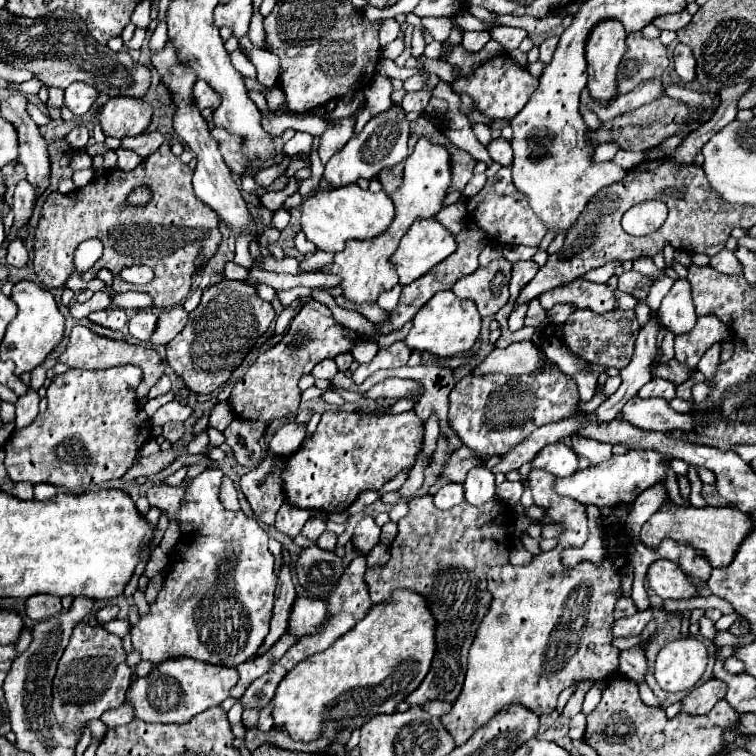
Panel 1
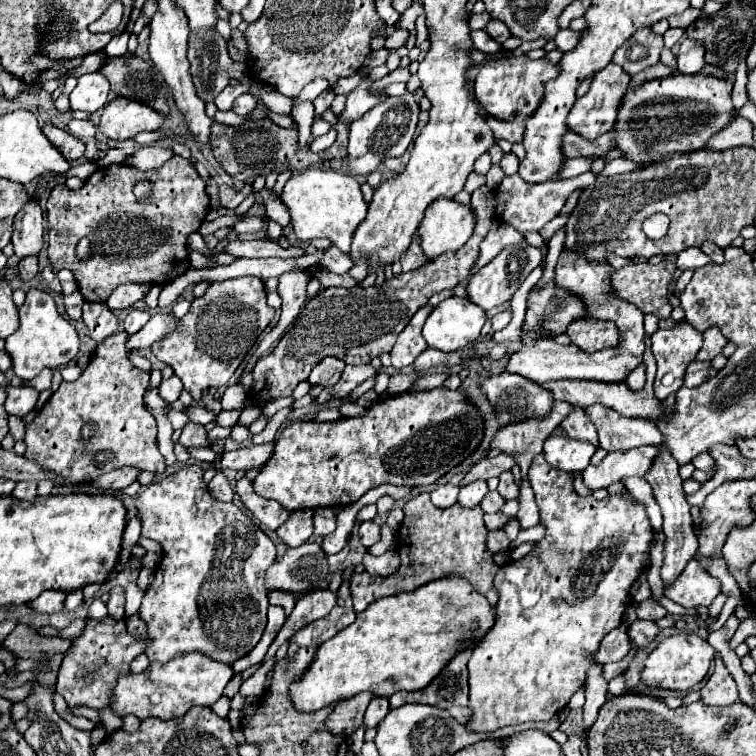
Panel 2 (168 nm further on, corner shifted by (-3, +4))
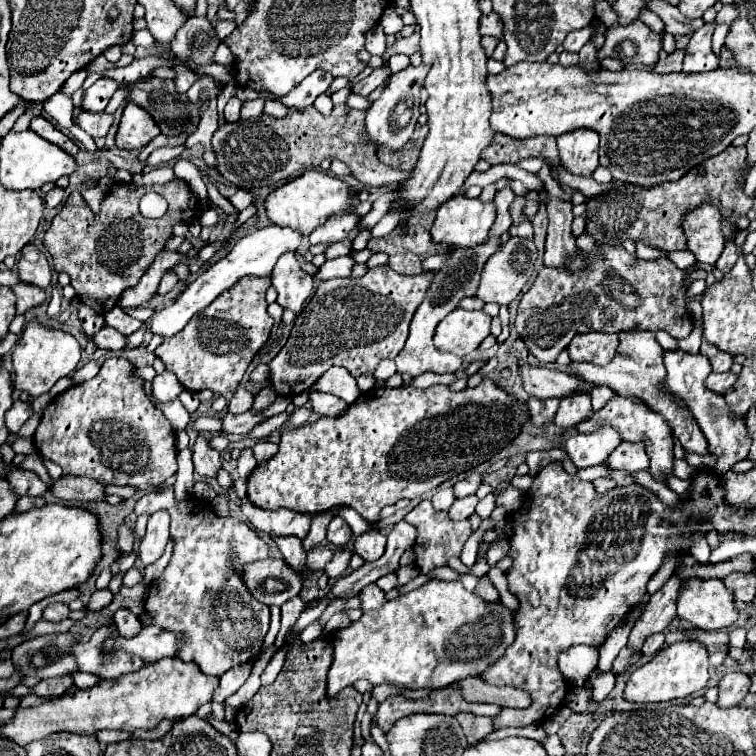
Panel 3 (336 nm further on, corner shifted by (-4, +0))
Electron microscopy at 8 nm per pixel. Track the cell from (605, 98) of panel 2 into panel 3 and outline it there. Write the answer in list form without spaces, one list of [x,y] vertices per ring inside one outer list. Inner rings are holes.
[[[577,129],[557,139],[557,149],[561,157],[561,165],[575,173],[589,177],[599,167],[599,135],[589,129]]]

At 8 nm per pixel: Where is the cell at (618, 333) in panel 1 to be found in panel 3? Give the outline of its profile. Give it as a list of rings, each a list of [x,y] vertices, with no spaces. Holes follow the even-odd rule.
[[[579,333],[573,337],[567,351],[571,361],[587,361],[595,365],[607,365],[617,353],[619,337],[613,333]]]

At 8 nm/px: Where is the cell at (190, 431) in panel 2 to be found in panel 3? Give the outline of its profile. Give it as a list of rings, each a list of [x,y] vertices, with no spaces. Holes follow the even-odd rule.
[[[197,437],[195,447],[193,447],[193,463],[195,463],[195,473],[207,479],[215,479],[217,471],[221,469],[221,457],[217,451],[213,451],[207,443],[205,437]]]

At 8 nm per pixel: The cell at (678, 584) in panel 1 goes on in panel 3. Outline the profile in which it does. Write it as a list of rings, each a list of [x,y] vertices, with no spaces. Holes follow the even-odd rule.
[[[689,579],[677,601],[677,615],[697,629],[715,631],[733,625],[739,617],[733,591],[721,579]]]

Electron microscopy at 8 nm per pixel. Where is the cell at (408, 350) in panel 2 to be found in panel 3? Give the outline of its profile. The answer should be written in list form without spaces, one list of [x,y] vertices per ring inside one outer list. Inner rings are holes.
[[[493,235],[489,241],[485,241],[483,245],[477,245],[475,249],[463,249],[463,247],[457,247],[449,257],[447,261],[441,265],[439,271],[435,271],[433,275],[433,281],[425,293],[425,299],[423,303],[417,307],[415,315],[413,315],[413,321],[411,321],[411,331],[409,331],[409,339],[403,347],[403,351],[399,353],[399,357],[395,357],[395,363],[397,363],[397,371],[399,373],[409,373],[413,377],[417,375],[423,375],[427,371],[431,373],[455,373],[463,359],[457,357],[457,355],[443,355],[435,345],[433,345],[433,335],[435,335],[435,327],[439,325],[439,321],[449,315],[463,297],[475,297],[477,293],[477,287],[479,287],[479,279],[481,279],[481,271],[483,271],[483,265],[487,263],[487,259],[499,249],[499,243],[501,243],[501,237],[499,235]]]

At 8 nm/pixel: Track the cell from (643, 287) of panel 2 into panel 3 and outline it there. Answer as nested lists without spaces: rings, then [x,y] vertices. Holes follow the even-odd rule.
[[[597,243],[597,249],[599,249],[599,257],[593,257],[593,255],[587,255],[583,251],[583,257],[585,257],[585,267],[581,271],[569,271],[567,267],[561,267],[561,269],[555,269],[555,267],[543,267],[537,275],[537,279],[533,281],[533,285],[529,287],[529,291],[521,297],[519,301],[519,313],[517,313],[517,319],[515,319],[515,327],[523,339],[523,343],[527,345],[527,349],[541,361],[541,363],[553,363],[557,359],[557,355],[569,345],[569,341],[579,335],[579,333],[589,333],[589,331],[603,331],[603,333],[619,333],[619,331],[633,331],[633,329],[643,329],[643,331],[667,331],[671,337],[675,339],[683,339],[687,337],[691,331],[693,331],[693,319],[691,319],[691,313],[687,309],[687,289],[683,287],[683,281],[687,277],[687,271],[681,271],[679,267],[675,267],[669,259],[661,257],[661,259],[651,259],[651,261],[643,261],[643,259],[637,259],[633,257],[631,253],[627,253],[623,249],[623,245],[599,245]]]

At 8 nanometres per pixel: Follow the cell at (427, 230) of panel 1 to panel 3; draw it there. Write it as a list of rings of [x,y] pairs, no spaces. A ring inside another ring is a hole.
[[[455,195],[437,209],[437,217],[431,227],[431,237],[435,243],[447,243],[451,247],[475,247],[489,237],[489,229],[495,223],[495,217],[497,217],[497,209],[493,201],[483,203],[481,199]]]

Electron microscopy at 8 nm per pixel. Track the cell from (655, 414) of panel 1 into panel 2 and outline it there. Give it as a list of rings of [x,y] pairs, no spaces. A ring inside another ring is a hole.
[[[645,334],[644,341],[643,363],[646,366],[647,382],[642,391],[632,391],[626,381],[620,381],[620,383],[604,383],[604,381],[556,381],[554,383],[554,381],[550,381],[550,383],[546,383],[546,389],[550,389],[558,401],[566,401],[574,407],[578,405],[578,407],[584,409],[584,407],[590,407],[594,403],[600,403],[600,405],[606,405],[606,407],[618,411],[622,417],[638,417],[638,419],[654,421],[664,413],[666,407],[664,407],[662,401],[658,401],[654,397],[652,382],[654,382],[656,376],[657,364],[651,349],[651,336]]]

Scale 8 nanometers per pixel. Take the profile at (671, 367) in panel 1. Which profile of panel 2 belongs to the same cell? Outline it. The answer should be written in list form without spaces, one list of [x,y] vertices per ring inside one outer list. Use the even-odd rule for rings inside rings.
[[[692,361],[684,373],[684,385],[686,387],[698,387],[706,381],[706,377],[714,377],[716,371],[708,361]]]

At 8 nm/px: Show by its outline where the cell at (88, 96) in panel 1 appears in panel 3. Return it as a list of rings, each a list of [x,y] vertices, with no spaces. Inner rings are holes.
[[[99,79],[95,81],[87,91],[85,91],[85,99],[83,99],[83,109],[87,111],[93,111],[93,113],[99,113],[99,111],[105,111],[109,99],[113,97],[113,93],[117,91],[117,83],[113,79]]]

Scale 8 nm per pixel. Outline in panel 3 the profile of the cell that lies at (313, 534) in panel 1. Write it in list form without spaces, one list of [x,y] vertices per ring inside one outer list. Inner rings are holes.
[[[333,517],[333,521],[329,523],[329,531],[327,531],[327,541],[333,543],[337,549],[343,549],[351,539],[351,529],[345,523],[345,519],[341,517]]]

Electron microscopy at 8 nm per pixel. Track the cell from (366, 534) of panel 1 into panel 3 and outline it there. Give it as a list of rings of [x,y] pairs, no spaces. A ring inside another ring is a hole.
[[[367,531],[357,537],[355,541],[355,551],[361,555],[365,561],[375,561],[385,553],[385,535],[379,531]]]

